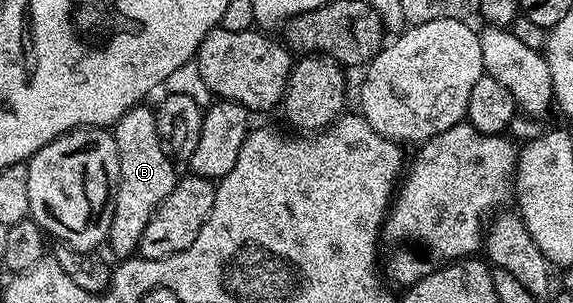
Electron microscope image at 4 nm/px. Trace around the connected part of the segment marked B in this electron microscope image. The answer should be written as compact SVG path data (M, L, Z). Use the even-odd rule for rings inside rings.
M150 106L130 107L114 124L113 134L119 154L119 177L115 184L113 213L105 243L118 257L131 257L139 250L141 233L145 233L149 217L153 217L159 202L173 193L177 182L176 164L167 156L167 150L157 137L155 112Z

